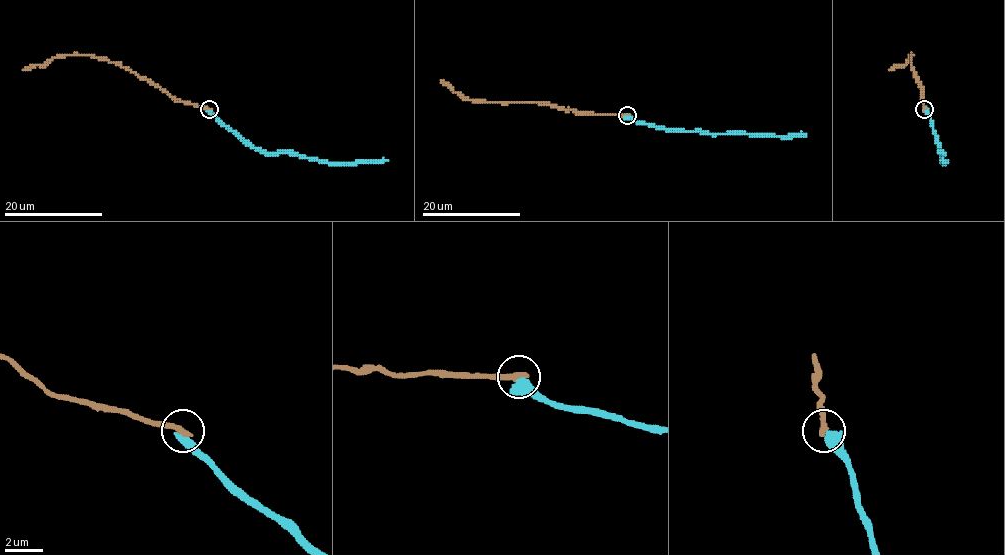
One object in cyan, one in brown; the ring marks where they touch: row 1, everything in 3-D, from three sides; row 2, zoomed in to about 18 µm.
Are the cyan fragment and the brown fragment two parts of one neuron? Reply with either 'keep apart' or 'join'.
keep apart

